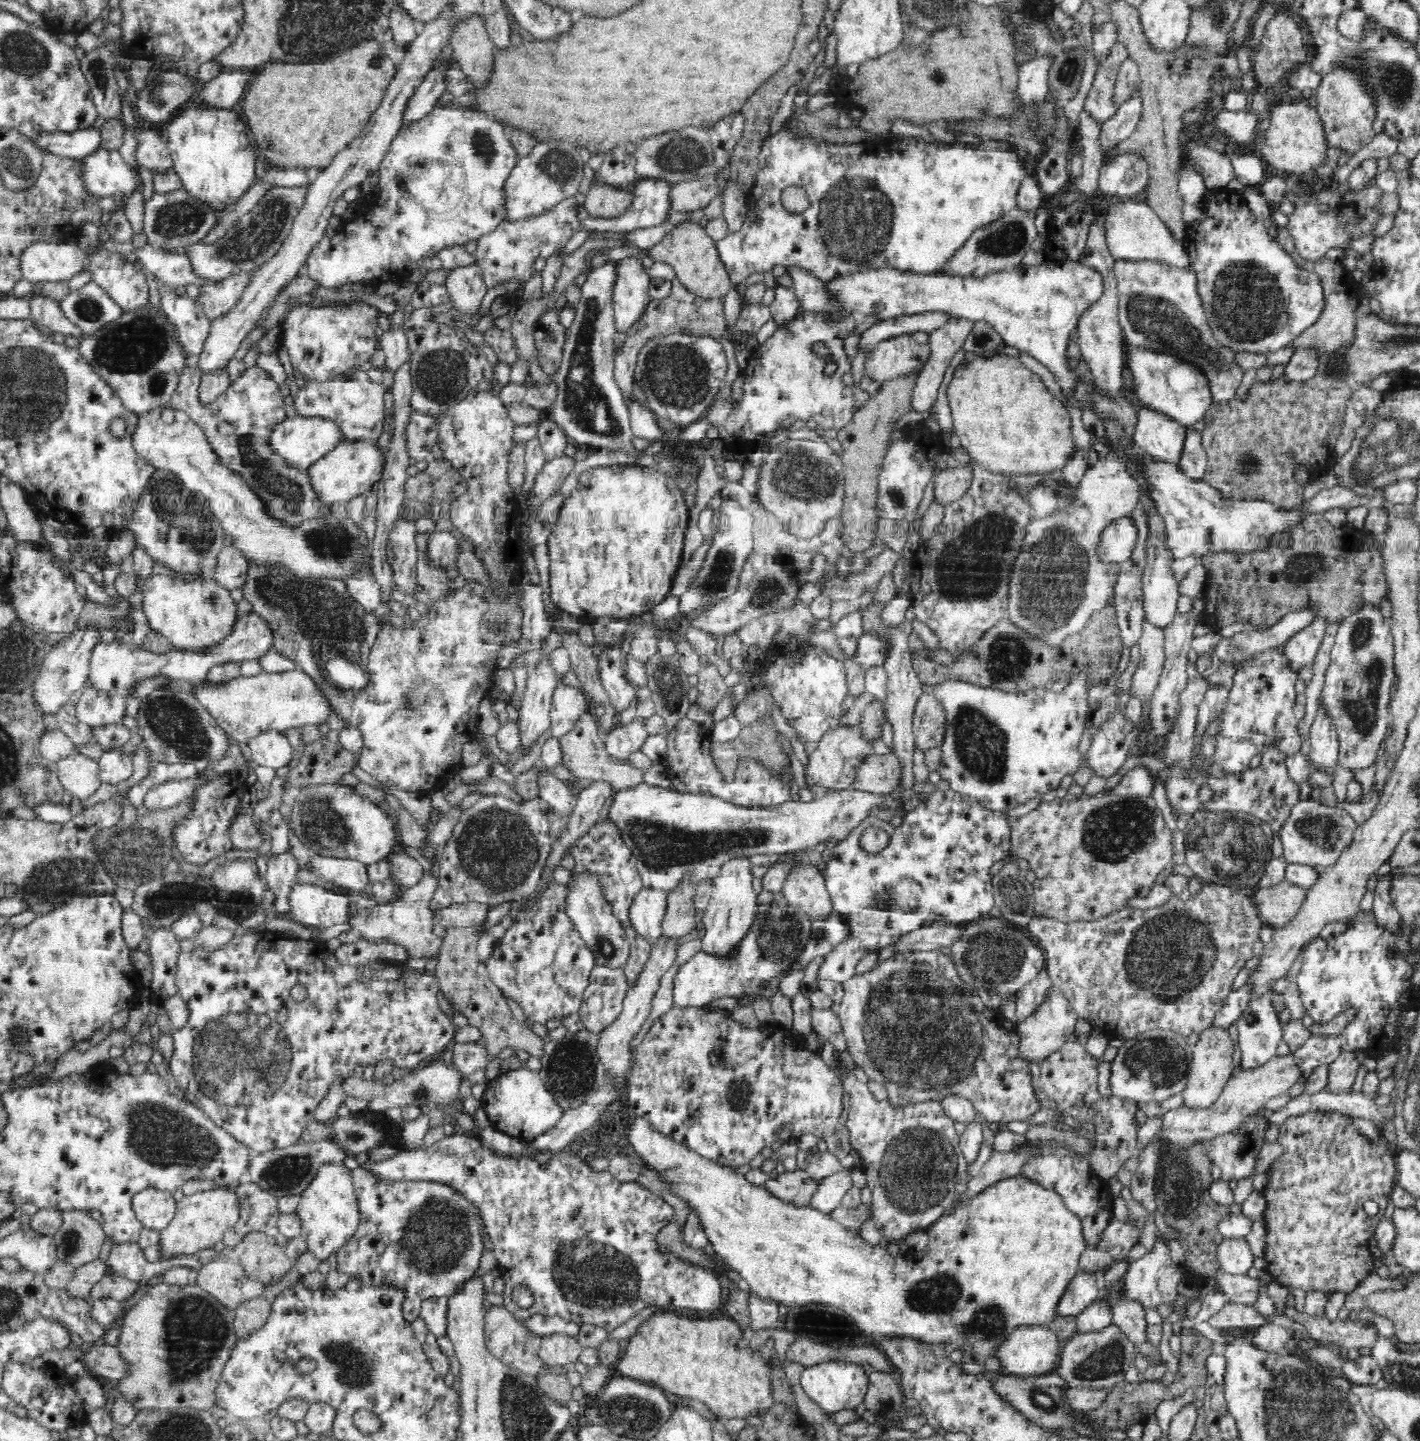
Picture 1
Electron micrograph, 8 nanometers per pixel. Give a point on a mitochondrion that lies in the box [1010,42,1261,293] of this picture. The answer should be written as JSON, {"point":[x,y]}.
{"point":[1066,75]}

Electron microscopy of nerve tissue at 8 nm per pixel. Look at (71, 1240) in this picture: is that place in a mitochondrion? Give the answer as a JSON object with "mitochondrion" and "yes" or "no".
{"mitochondrion":"yes"}

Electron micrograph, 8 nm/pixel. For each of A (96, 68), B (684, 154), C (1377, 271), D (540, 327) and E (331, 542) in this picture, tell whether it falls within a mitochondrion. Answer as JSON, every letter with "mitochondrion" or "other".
{"A":"mitochondrion","B":"mitochondrion","C":"other","D":"other","E":"mitochondrion"}

